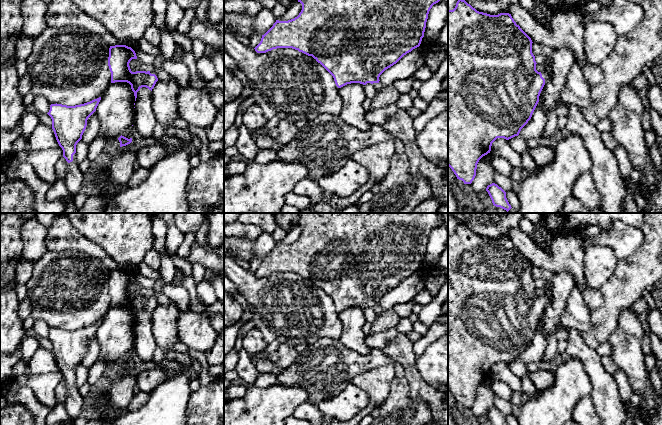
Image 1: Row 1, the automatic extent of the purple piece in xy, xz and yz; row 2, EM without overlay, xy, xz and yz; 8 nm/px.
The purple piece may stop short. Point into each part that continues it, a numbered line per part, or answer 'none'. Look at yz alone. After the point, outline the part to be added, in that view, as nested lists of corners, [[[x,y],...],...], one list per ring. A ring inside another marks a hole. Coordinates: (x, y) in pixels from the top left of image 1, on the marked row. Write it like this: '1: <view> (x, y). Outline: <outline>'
1: yz (549, 60). Outline: [[[552,56],[546,57],[545,63],[543,64],[543,68],[541,70],[541,74],[542,74],[542,77],[544,79],[546,79],[546,77],[547,77],[547,70],[552,65],[552,63],[553,63]]]

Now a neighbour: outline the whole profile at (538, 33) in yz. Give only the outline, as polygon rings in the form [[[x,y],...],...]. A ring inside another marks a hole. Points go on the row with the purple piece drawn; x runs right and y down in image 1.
[[[520,4],[511,6],[510,14],[532,42],[545,44],[555,49],[571,48],[575,54],[576,62],[580,65],[591,88],[603,81],[604,75],[600,66],[589,64],[585,56],[585,28],[581,23],[582,13],[579,9],[559,12],[554,18],[554,31],[552,33]]]

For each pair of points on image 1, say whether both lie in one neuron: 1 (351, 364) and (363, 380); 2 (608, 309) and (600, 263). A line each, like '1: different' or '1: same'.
1: different
2: different

